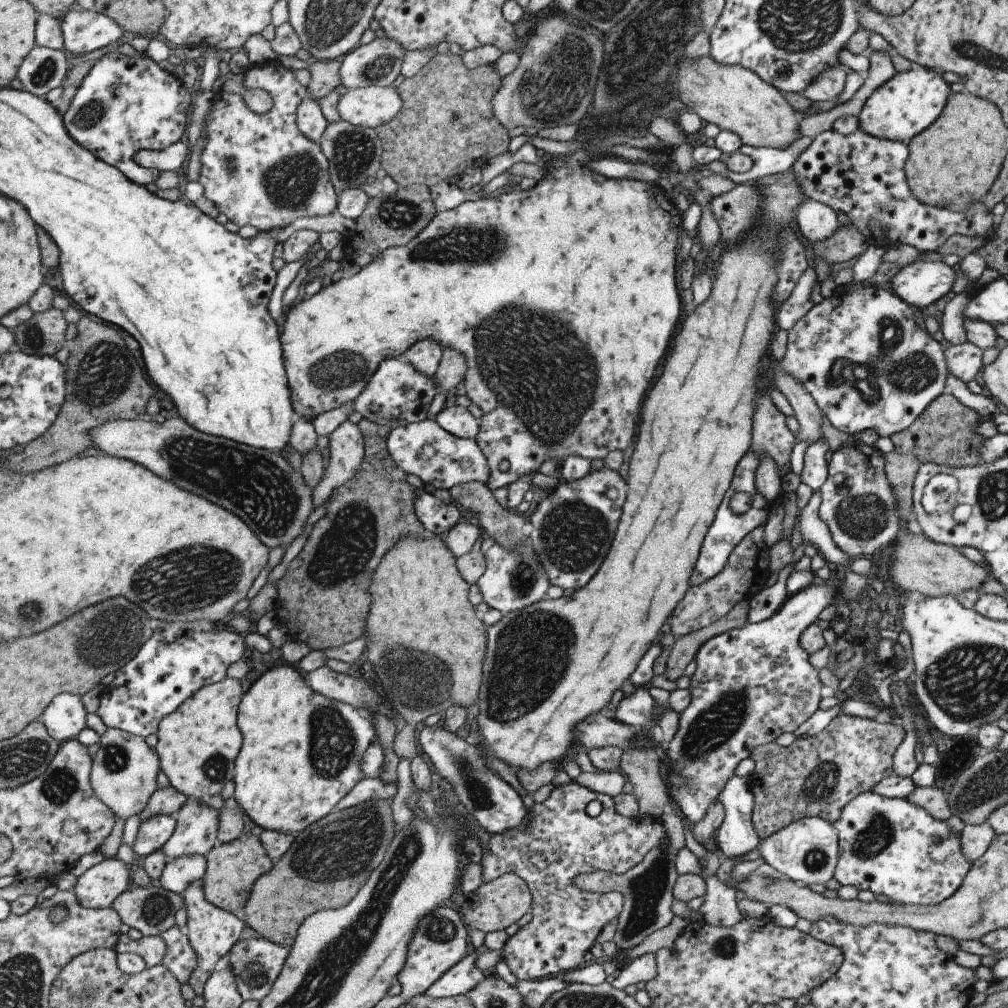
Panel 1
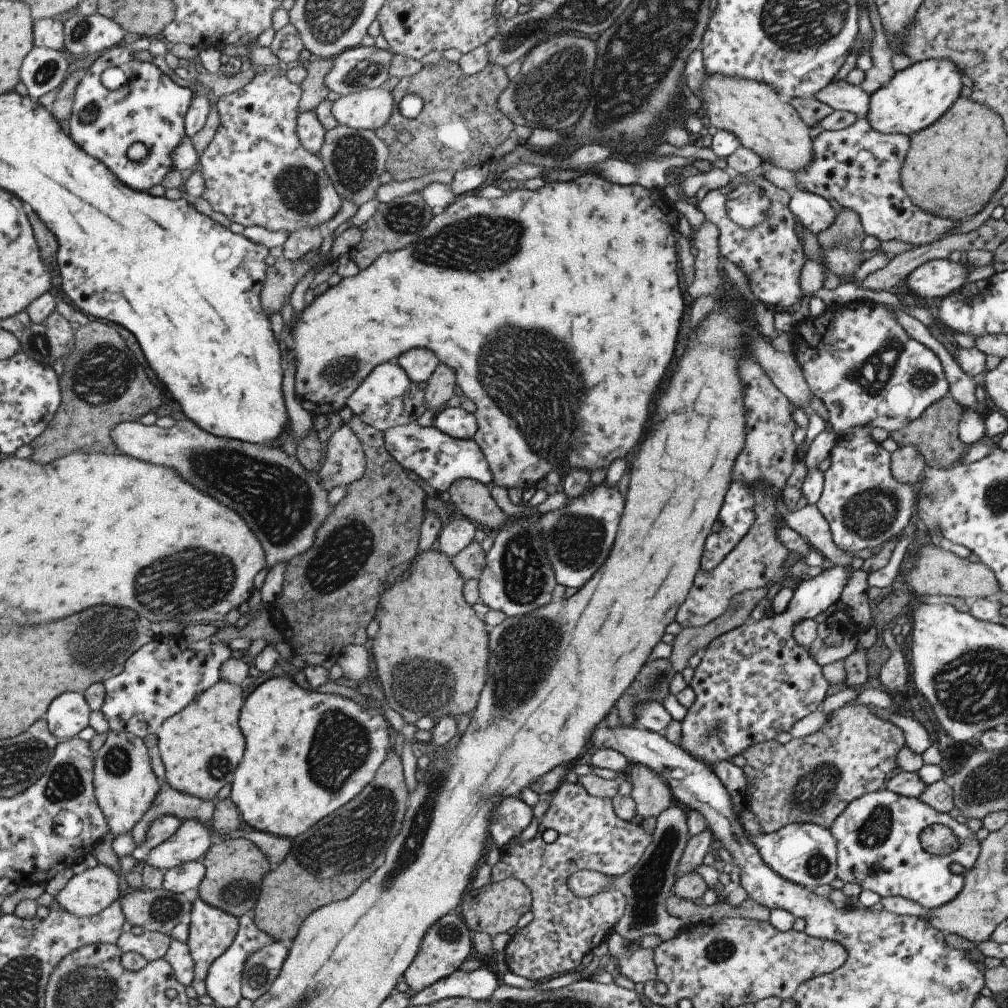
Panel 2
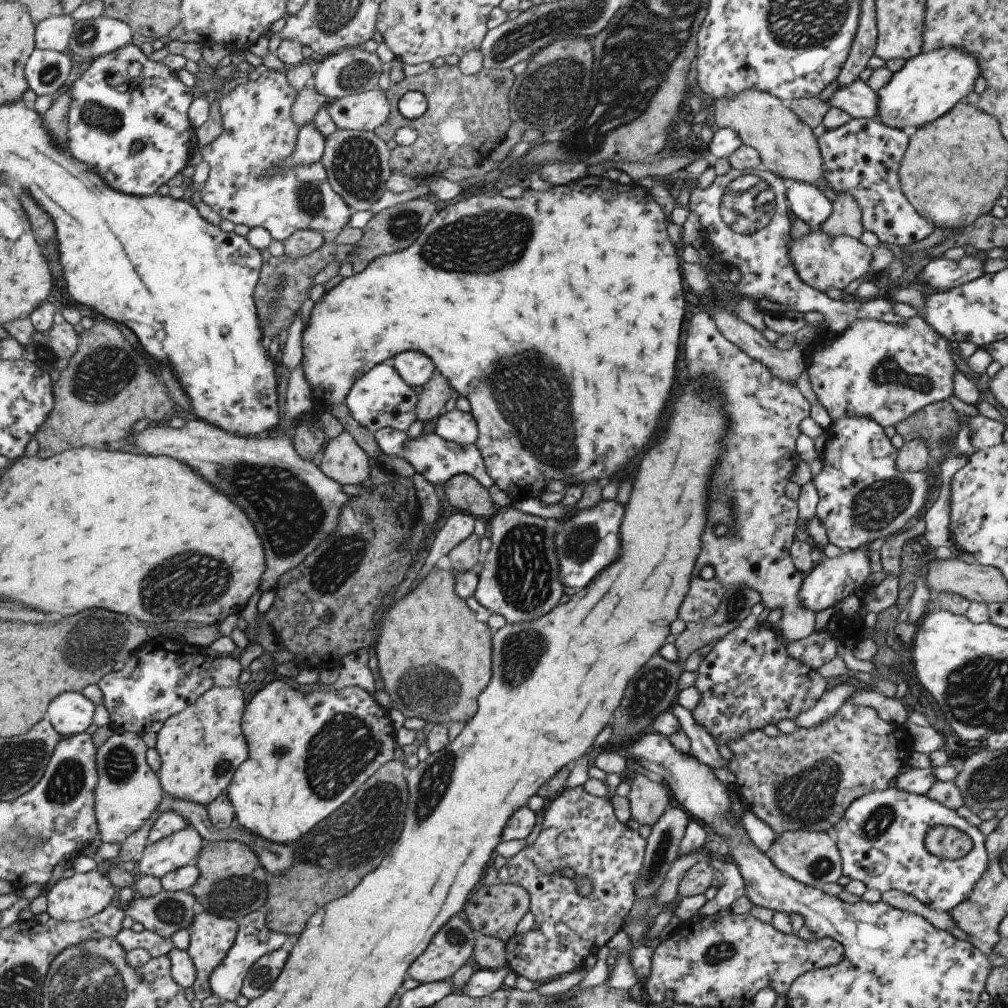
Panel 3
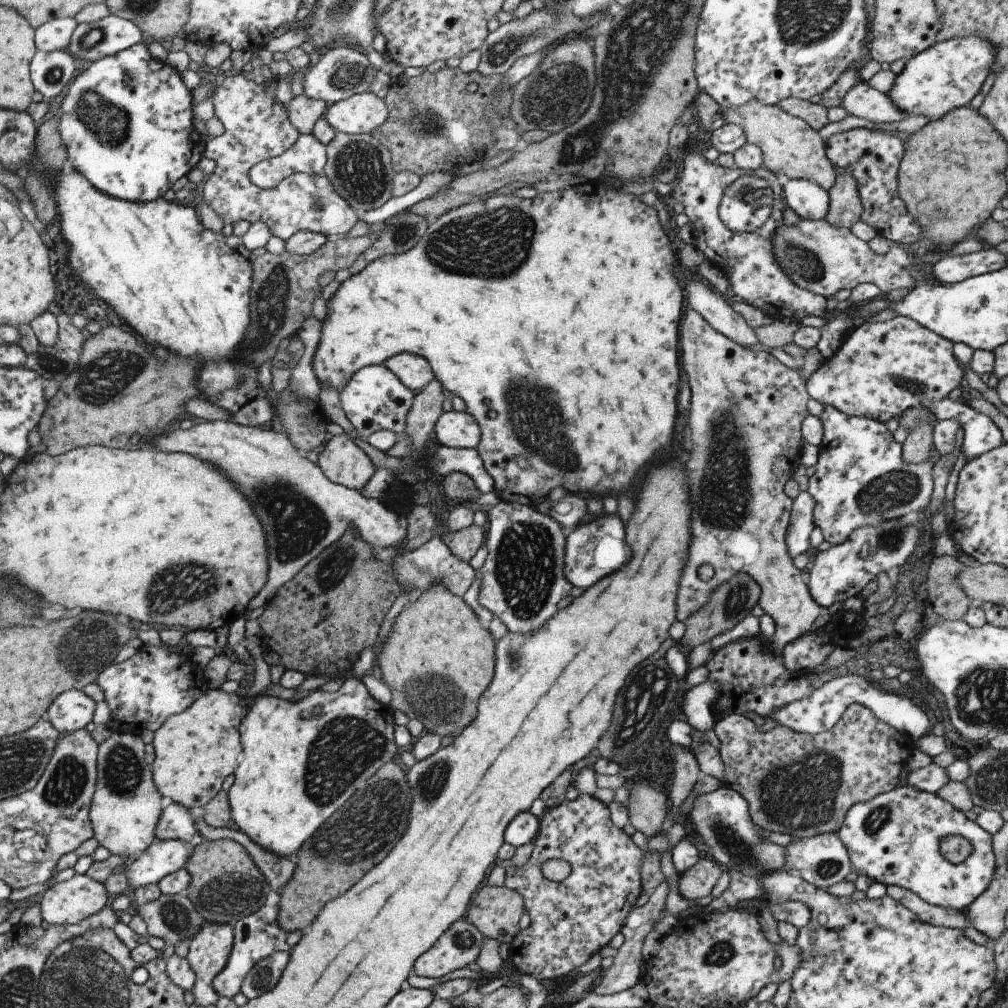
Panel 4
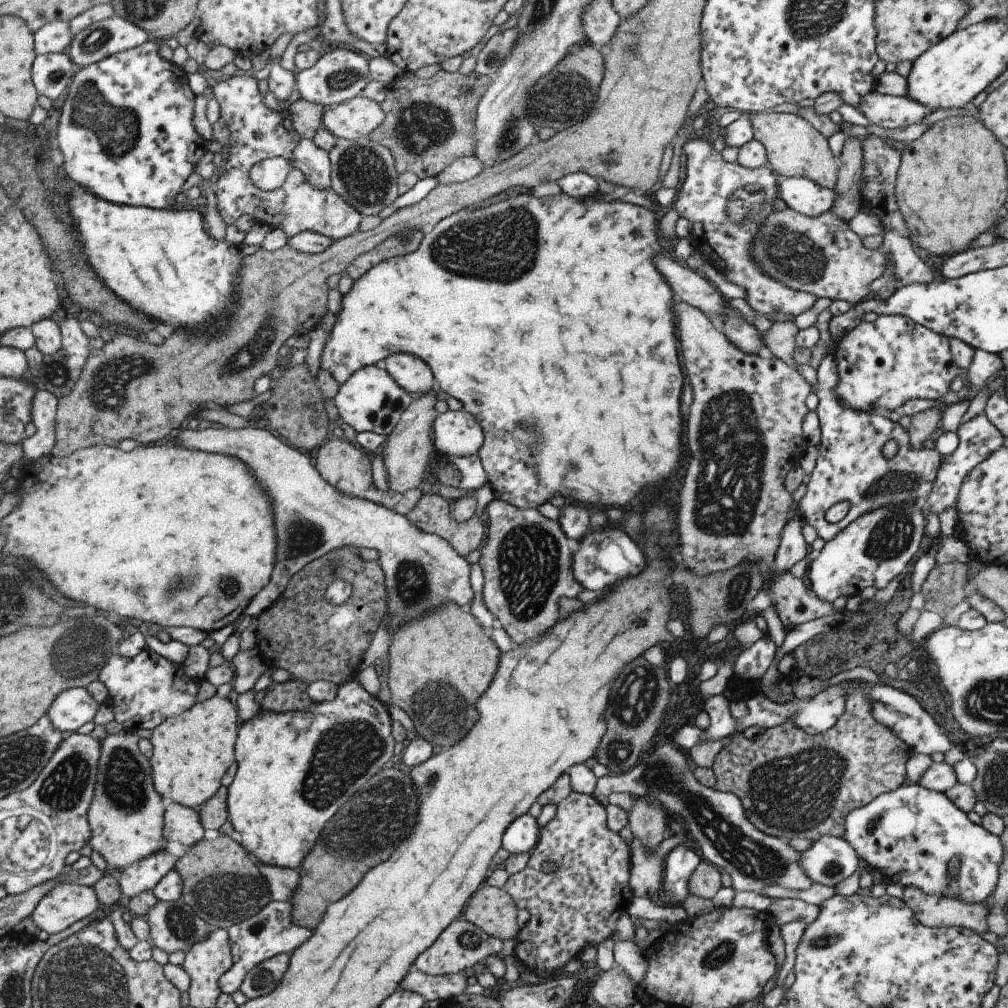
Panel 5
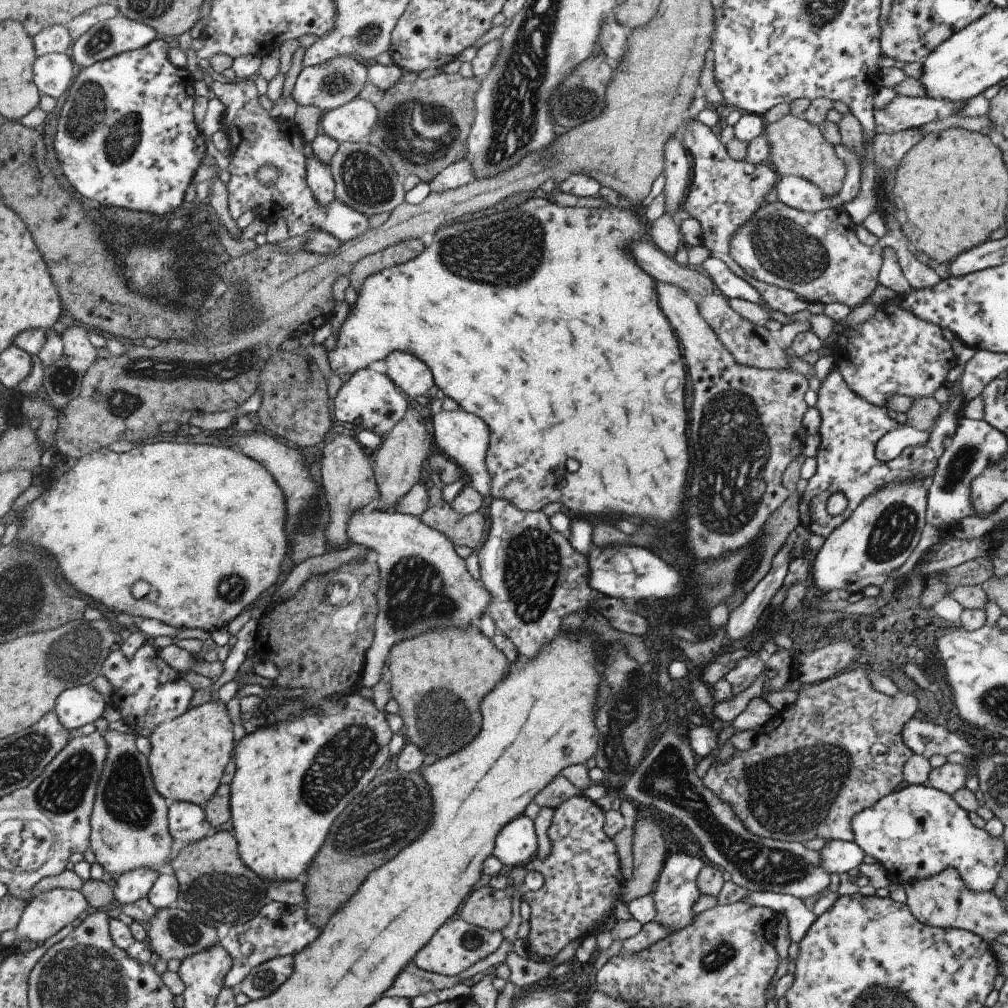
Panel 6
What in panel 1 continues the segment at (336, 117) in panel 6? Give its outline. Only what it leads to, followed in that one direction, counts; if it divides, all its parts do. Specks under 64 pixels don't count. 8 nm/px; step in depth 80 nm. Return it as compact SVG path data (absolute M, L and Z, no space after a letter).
M371 85L349 89L339 97L337 106L345 122L374 129L389 122L400 111L402 100L396 88Z

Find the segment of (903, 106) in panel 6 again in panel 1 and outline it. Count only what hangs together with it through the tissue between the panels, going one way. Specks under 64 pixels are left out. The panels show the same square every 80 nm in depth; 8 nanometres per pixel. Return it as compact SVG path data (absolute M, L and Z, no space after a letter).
M833 65L825 69L811 81L800 93L810 101L831 100L842 90L845 82L845 70L841 65Z

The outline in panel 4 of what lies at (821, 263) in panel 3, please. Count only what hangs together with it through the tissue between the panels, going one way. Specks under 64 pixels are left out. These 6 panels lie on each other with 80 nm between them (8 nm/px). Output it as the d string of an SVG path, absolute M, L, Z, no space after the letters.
M824 218L820 221L800 219L796 226L786 227L782 225L774 231L771 242L776 261L782 266L783 272L788 274L791 282L794 282L801 288L810 290L822 297L833 295L842 288L853 288L860 282L871 282L879 288L882 296L895 288L907 288L914 286L914 279L911 278L911 269L913 263L908 261L906 253L897 246L897 243L891 242L889 251L885 255L874 254L866 242L859 240L849 229L836 229L829 226Z

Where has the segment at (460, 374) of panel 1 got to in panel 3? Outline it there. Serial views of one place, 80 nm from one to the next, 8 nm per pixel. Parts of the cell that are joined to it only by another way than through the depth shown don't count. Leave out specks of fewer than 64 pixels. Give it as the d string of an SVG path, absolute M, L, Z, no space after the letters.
M435 370L431 378L417 390L416 420L427 423L444 412L443 404L449 399L449 387L447 379Z

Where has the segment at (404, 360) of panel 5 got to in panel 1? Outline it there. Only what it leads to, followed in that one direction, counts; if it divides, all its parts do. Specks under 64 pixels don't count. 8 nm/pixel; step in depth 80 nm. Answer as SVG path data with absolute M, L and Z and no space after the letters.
M427 337L412 344L401 358L419 372L433 377L442 355L442 346L435 339Z

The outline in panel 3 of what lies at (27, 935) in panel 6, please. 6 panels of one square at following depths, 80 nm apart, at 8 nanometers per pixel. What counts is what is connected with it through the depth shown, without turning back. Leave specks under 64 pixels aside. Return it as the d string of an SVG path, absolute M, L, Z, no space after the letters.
M95 868L86 873L75 873L68 879L58 881L51 887L48 896L48 912L50 917L58 921L80 921L102 913L109 905L116 902L119 888L109 880L109 876Z

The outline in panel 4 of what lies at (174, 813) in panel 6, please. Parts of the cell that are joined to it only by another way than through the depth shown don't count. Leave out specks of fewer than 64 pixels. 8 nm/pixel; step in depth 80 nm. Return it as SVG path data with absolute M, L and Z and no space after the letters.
M172 803L162 814L158 828L155 831L159 841L169 839L181 839L191 844L199 842L200 833L196 825L195 812L179 803Z

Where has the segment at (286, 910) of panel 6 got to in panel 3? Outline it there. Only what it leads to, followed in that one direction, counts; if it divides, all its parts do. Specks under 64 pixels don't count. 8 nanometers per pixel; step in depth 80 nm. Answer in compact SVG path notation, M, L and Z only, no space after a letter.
M261 910L248 914L239 923L239 934L235 944L231 947L227 956L222 960L222 964L211 973L210 983L213 995L221 1002L235 1002L242 995L242 987L248 977L249 971L264 954L281 948L286 936L283 933L273 932L267 928L266 912Z

